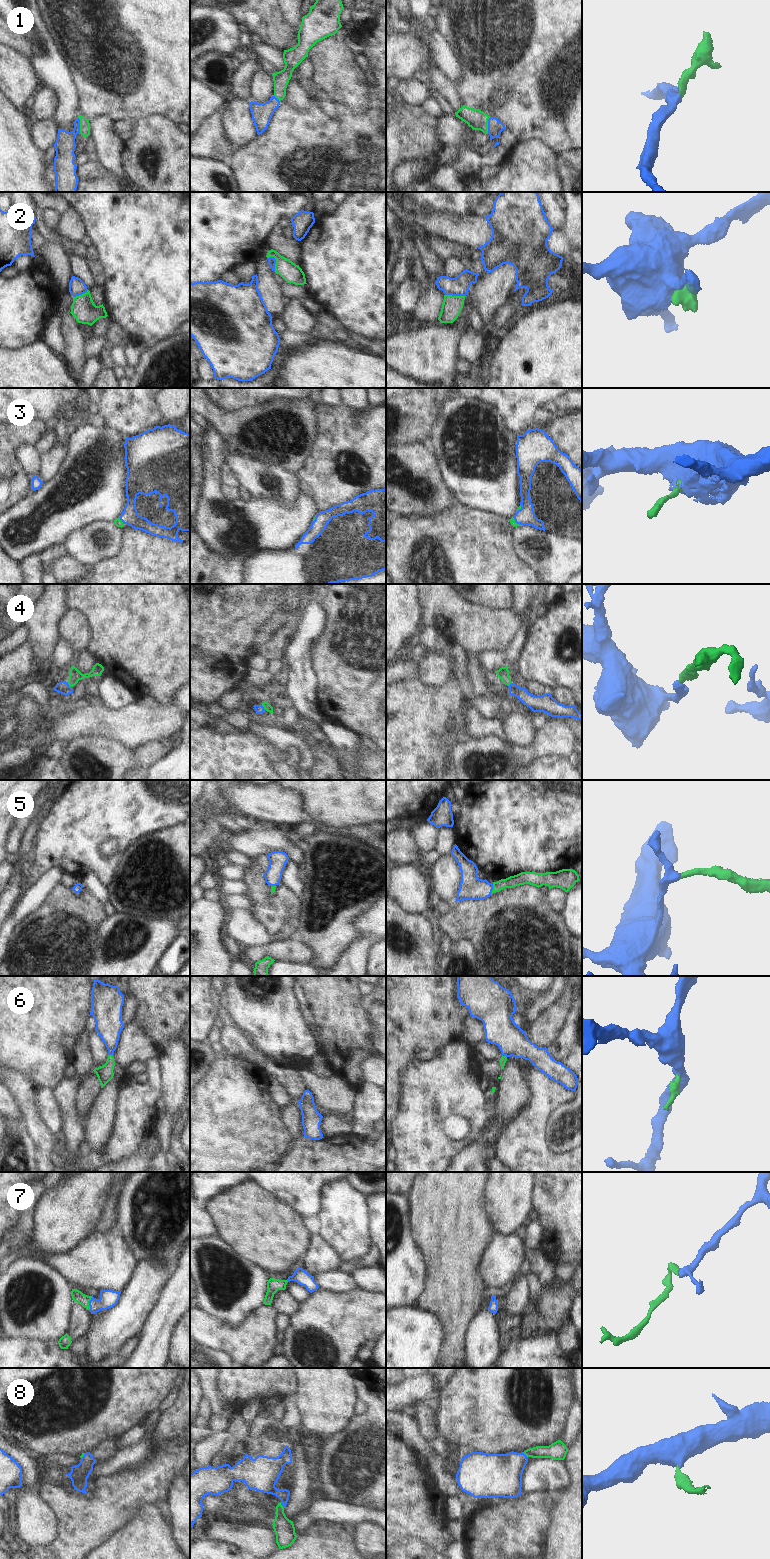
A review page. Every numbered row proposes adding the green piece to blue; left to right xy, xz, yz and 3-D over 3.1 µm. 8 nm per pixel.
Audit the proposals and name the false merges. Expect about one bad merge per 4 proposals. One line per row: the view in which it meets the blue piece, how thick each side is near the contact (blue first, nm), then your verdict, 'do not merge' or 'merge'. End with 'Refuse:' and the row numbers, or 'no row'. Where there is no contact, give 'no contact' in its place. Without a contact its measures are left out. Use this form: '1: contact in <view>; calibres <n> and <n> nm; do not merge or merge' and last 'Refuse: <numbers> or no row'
1: contact in yz; calibres 120 and 160 nm; merge
2: contact in xz; calibres 60 and 160 nm; do not merge
3: contact in xy; calibres 140 and 60 nm; merge
4: contact in xy; calibres 100 and 100 nm; merge
5: contact in yz; calibres 190 and 100 nm; merge
6: contact in yz; calibres 260 and 50 nm; merge
7: contact in xy; calibres 140 and 90 nm; merge
8: contact in xz; calibres 190 and 160 nm; merge
Refuse: 2

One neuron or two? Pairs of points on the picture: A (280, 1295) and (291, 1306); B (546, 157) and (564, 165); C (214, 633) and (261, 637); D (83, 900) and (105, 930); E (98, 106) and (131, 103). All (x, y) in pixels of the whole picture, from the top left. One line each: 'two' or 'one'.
A: one
B: two
C: two
D: two
E: one

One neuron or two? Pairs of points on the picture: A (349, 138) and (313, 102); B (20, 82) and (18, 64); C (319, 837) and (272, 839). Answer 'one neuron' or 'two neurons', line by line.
A: one neuron
B: one neuron
C: two neurons

